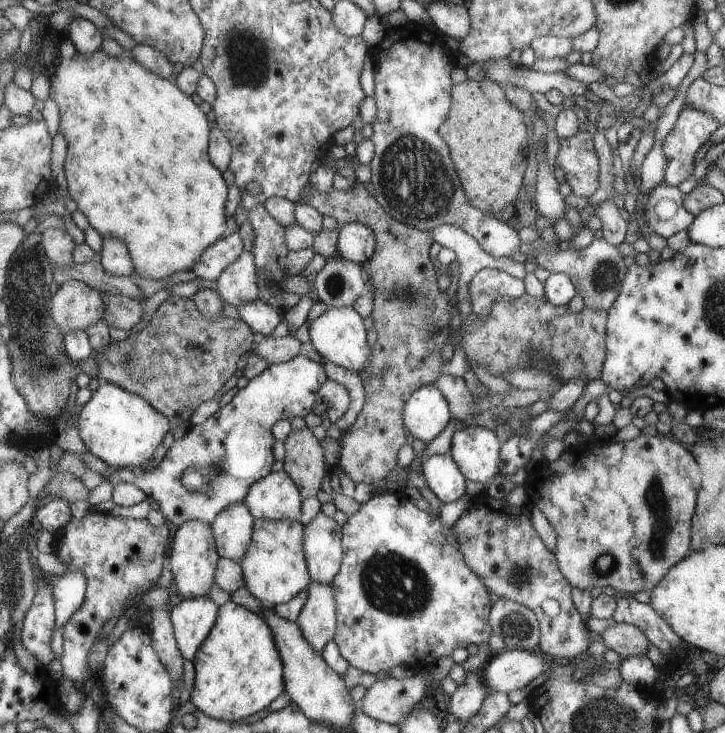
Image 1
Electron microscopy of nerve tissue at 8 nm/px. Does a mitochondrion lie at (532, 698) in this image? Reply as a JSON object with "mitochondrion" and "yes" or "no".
{"mitochondrion":"no"}

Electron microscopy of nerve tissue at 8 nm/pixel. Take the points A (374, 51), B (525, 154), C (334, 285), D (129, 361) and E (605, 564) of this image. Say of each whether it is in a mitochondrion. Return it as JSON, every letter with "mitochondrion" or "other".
{"A":"other","B":"other","C":"mitochondrion","D":"mitochondrion","E":"mitochondrion"}

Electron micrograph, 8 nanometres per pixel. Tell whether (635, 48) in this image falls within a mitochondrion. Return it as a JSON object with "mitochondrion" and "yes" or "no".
{"mitochondrion":"no"}

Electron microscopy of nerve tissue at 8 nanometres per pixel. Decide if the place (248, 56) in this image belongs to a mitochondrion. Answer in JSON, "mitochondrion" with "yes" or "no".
{"mitochondrion":"yes"}

